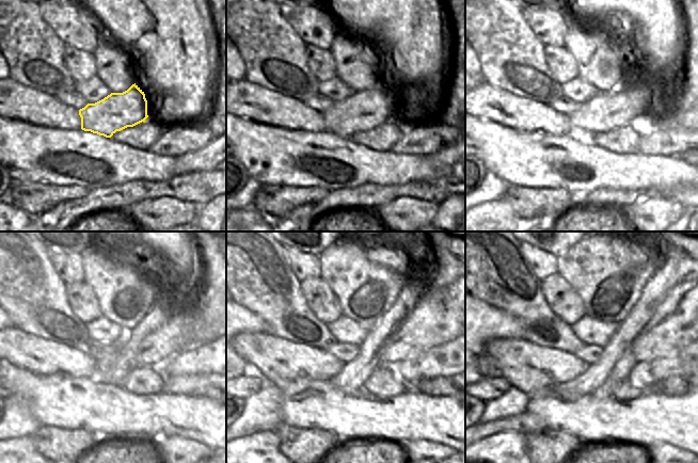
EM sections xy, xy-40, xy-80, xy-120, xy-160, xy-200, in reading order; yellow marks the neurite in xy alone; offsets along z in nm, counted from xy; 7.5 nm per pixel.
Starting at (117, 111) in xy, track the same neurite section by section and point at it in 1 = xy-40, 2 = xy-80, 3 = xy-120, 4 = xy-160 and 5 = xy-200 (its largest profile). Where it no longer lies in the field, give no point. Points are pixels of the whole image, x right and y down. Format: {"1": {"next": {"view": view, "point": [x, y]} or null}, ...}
{"1": {"next": {"view": "xy-40", "point": [362, 111]}}, "2": {"next": {"view": "xy-80", "point": [605, 111]}}, "3": {"next": {"view": "xy-120", "point": [183, 330]}}, "4": {"next": {"view": "xy-160", "point": [440, 315]}}, "5": {"next": {"view": "xy-200", "point": [678, 321]}}}

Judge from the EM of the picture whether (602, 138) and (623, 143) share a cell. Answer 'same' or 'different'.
same

